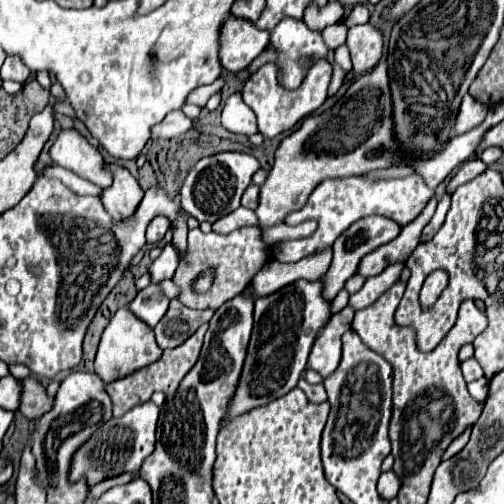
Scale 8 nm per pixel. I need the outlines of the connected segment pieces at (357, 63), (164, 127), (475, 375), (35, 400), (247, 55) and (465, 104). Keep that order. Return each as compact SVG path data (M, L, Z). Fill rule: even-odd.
M370 23L356 25L348 31L346 45L350 49L354 73L362 75L362 73L368 73L380 61L384 37L380 29L372 27Z
M172 111L166 115L166 119L162 123L158 123L152 133L156 137L162 137L162 139L172 139L172 137L178 137L182 133L186 133L188 129L192 129L192 119L188 119L182 111Z
M472 357L461 363L461 371L467 383L484 376L484 372L475 357Z
M28 377L22 381L22 401L20 401L20 413L28 419L40 419L50 407L54 407L54 397L46 393L46 387L42 387L34 377Z
M230 19L222 27L222 47L220 57L222 65L230 73L246 69L268 45L270 33L260 30L246 19Z
M464 95L460 109L458 109L458 117L456 117L456 133L466 133L470 129L474 129L476 125L480 125L484 121L488 113L488 107L484 103L478 103L474 97Z

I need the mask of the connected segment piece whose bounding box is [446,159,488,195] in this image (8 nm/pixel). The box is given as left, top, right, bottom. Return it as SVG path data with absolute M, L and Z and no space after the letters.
M480 159L467 161L450 180L446 191L452 195L458 186L474 179L477 175L485 171L487 167Z

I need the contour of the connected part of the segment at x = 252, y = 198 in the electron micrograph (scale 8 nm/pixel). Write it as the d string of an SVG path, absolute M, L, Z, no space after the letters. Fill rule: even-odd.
M250 185L244 195L242 195L242 207L246 209L256 209L258 207L258 191L260 187L258 185Z

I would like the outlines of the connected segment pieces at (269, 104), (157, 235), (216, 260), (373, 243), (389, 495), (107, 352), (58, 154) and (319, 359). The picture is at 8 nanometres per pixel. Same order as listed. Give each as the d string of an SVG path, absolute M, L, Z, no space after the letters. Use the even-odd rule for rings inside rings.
M326 59L316 61L310 67L304 83L296 91L286 91L284 87L280 87L276 77L278 77L278 69L274 67L274 63L266 63L252 77L248 77L248 81L244 83L244 89L242 89L242 101L254 111L254 115L258 119L258 129L268 139L272 139L284 131L290 131L298 121L302 121L302 117L314 113L326 101L330 77L332 77L332 65Z
M156 217L156 219L152 219L150 225L148 225L148 231L146 231L148 243L158 243L158 241L162 241L164 235L166 235L166 231L168 231L168 227L170 227L170 221L168 221L166 217Z
M242 227L232 231L230 235L216 235L216 233L202 233L200 229L192 229L188 233L188 253L186 261L178 265L176 275L172 281L182 289L180 301L190 309L218 309L226 301L234 299L238 293L242 293L250 283L252 277L268 263L268 245L260 239L260 231L256 227ZM206 269L220 269L220 279L214 279L214 287L210 287L206 293L194 291L194 281L206 271Z
M366 217L366 219L360 219L356 221L350 229L346 229L332 245L332 251L334 251L334 259L332 259L332 265L328 269L328 273L324 275L324 289L322 289L322 297L326 297L326 301L334 301L334 297L338 295L338 291L344 287L344 283L356 273L358 269L358 263L364 255L368 255L370 251L378 249L380 245L390 243L392 239L396 239L400 233L400 227L386 219L386 217Z
M386 471L380 475L378 479L378 493L384 497L384 499L394 499L400 491L400 479L398 475L394 475L394 471Z
M122 307L114 313L114 317L110 319L110 323L106 325L106 329L102 333L98 353L94 359L94 369L104 383L112 383L116 379L130 375L130 371L138 371L146 365L158 361L160 355L162 355L162 349L158 347L158 343L154 339L154 331L146 323L142 323L142 319L138 319L130 309Z
M76 129L62 131L54 141L50 155L56 165L62 165L76 175L106 189L112 183L112 173L106 169L106 161L96 147L92 147Z
M344 307L340 313L336 313L328 321L322 335L316 339L316 343L310 351L308 365L310 365L310 369L318 371L322 377L328 377L330 373L336 371L336 367L340 363L340 353L342 353L340 339L350 329L352 317L354 317L354 309Z

